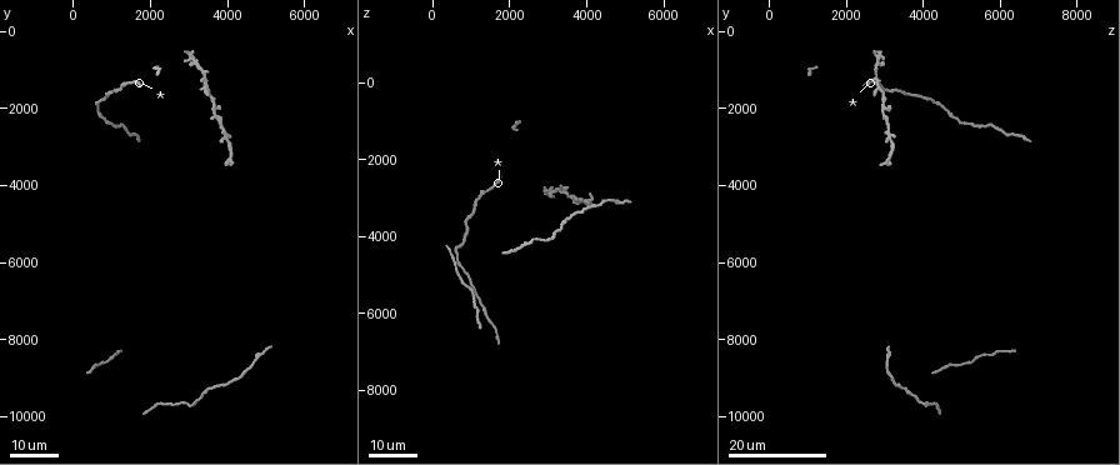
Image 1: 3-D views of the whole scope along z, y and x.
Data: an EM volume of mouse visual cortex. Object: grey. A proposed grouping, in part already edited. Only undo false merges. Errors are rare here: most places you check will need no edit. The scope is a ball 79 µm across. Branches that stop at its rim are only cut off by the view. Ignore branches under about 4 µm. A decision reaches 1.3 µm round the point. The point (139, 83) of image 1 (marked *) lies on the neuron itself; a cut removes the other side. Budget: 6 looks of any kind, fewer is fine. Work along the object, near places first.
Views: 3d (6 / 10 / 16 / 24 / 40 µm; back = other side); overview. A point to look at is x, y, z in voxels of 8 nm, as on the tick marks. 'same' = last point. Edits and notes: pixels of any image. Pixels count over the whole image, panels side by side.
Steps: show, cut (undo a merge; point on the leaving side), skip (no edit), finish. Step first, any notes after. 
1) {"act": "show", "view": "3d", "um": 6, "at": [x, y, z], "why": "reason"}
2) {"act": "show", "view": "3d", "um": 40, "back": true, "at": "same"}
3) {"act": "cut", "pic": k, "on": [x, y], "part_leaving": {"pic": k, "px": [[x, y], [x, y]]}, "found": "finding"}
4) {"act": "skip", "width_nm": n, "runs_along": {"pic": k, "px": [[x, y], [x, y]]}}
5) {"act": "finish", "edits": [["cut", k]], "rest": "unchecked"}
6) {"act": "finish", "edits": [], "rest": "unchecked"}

{"act": "show", "view": "3d", "um": 16, "at": [3350, 1100, 2750], "why": "thin neck"}

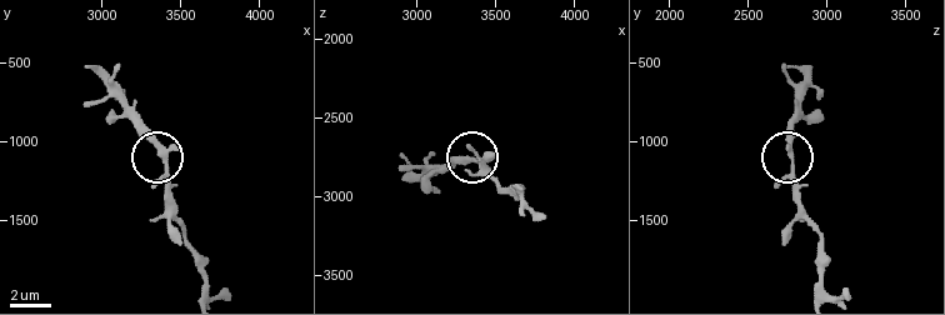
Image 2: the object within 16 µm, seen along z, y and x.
{"act": "show", "view": "3d", "um": 10, "at": [3400, 1120, 2780]}

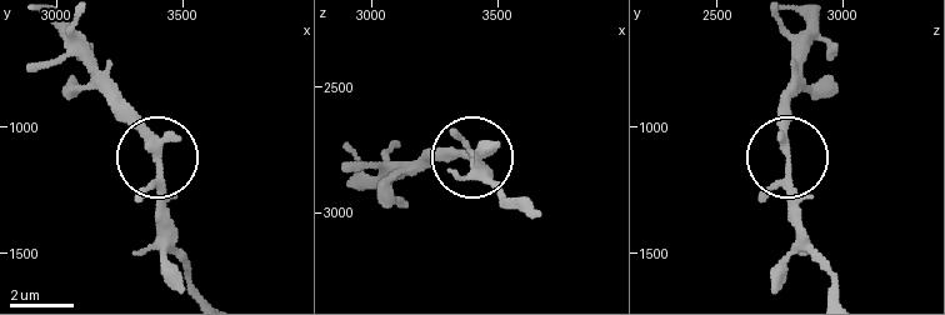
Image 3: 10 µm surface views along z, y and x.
{"act": "skip", "arms": 4, "found": "all the same neuron"}

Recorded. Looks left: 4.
{"act": "show", "view": "3d", "um": 24, "at": [3650, 2150, 3000], "why": "two arms in line, one across"}

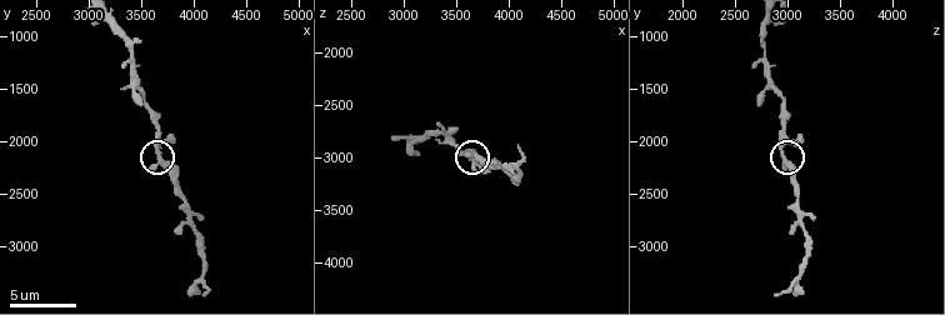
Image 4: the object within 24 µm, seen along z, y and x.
{"act": "show", "view": "3d", "um": 10, "at": [3640, 2100, 2960]}

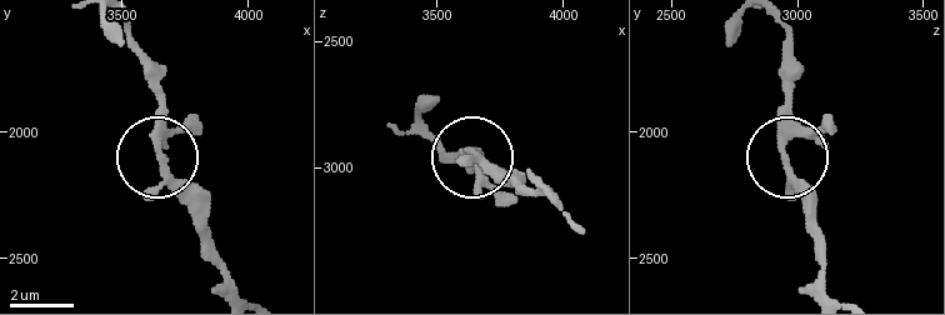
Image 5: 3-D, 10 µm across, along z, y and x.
{"act": "skip", "found": "one neuron here"}

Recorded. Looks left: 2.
{"act": "show", "view": "3d", "um": 6, "at": [3960, 2760, 3120], "why": "four-way junction"}

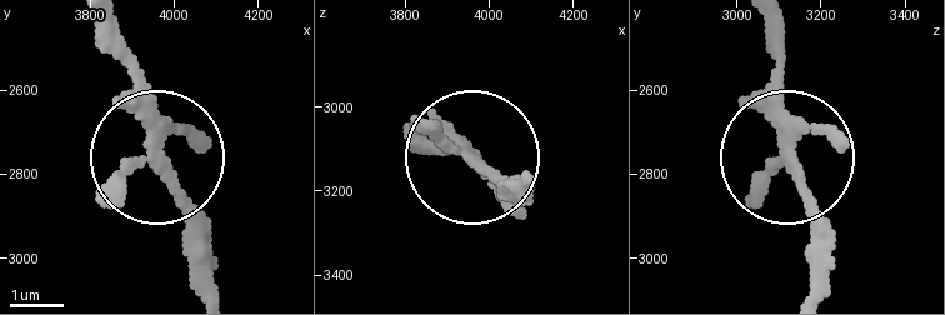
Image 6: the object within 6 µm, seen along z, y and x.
{"act": "skip", "arms": 4, "found": "continuous, no second neuron"}

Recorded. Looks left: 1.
{"act": "finish", "edits": [], "rest": "unchecked"}

